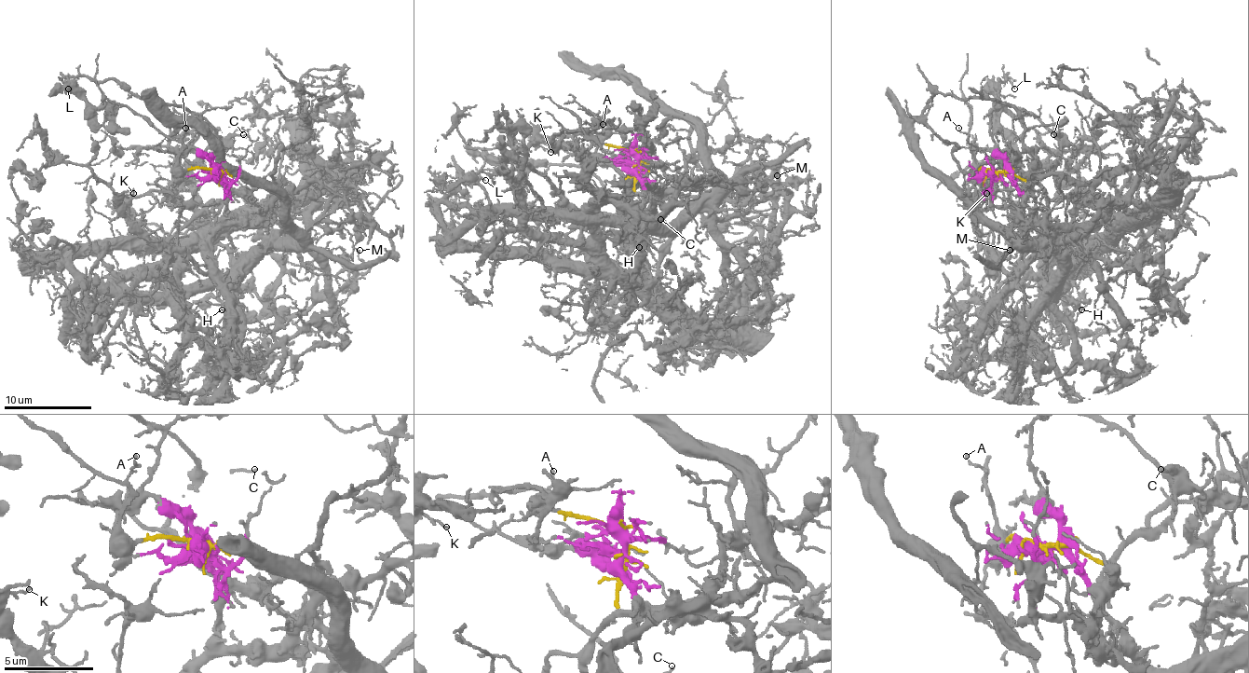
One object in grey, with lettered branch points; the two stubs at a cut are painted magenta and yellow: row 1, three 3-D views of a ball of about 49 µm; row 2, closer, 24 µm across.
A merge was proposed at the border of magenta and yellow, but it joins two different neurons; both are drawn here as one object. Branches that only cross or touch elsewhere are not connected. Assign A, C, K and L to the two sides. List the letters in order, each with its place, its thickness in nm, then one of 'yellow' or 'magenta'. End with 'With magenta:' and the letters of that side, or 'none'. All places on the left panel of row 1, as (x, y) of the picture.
A: at (185, 128); 120 nm thick; yellow
C: at (243, 134); 110 nm thick; yellow
K: at (133, 193); 120 nm thick; magenta
L: at (68, 89); 140 nm thick; yellow
With magenta: K

